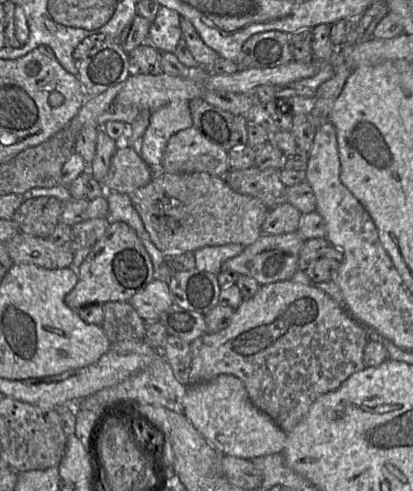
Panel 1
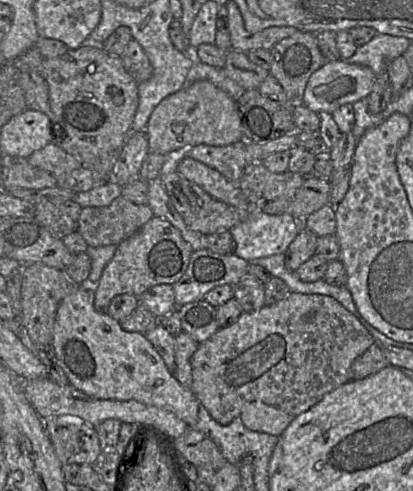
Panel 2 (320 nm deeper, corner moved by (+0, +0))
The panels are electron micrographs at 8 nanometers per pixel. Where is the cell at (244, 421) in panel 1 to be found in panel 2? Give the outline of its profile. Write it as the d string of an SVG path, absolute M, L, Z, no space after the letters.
M260 401L245 404L239 418L249 430L280 436L294 416Z

